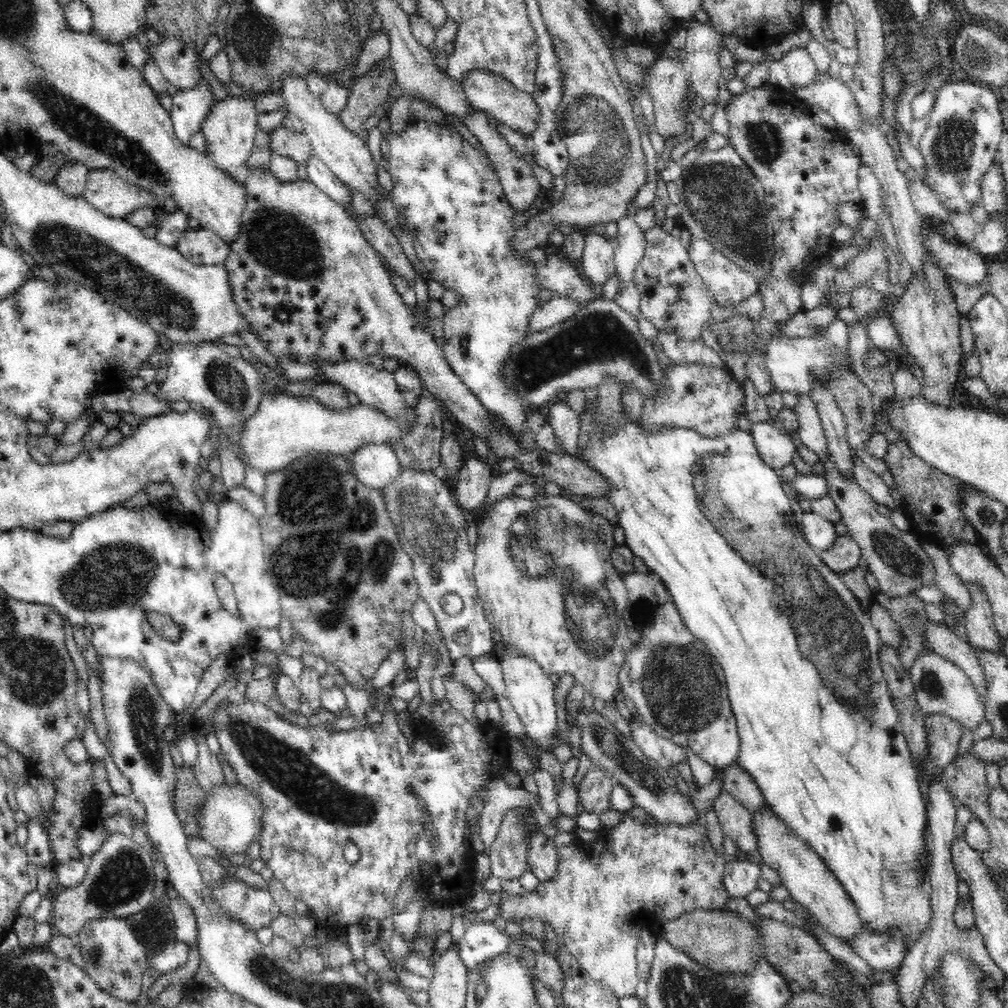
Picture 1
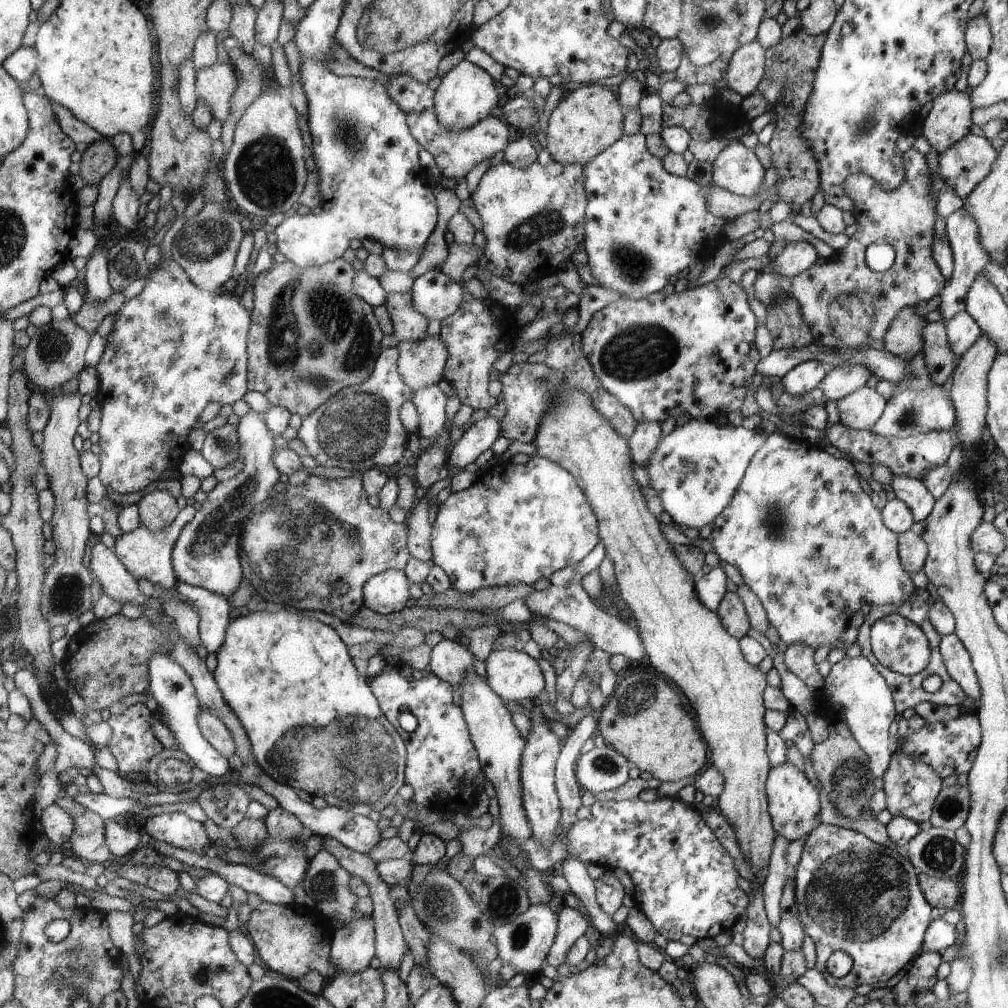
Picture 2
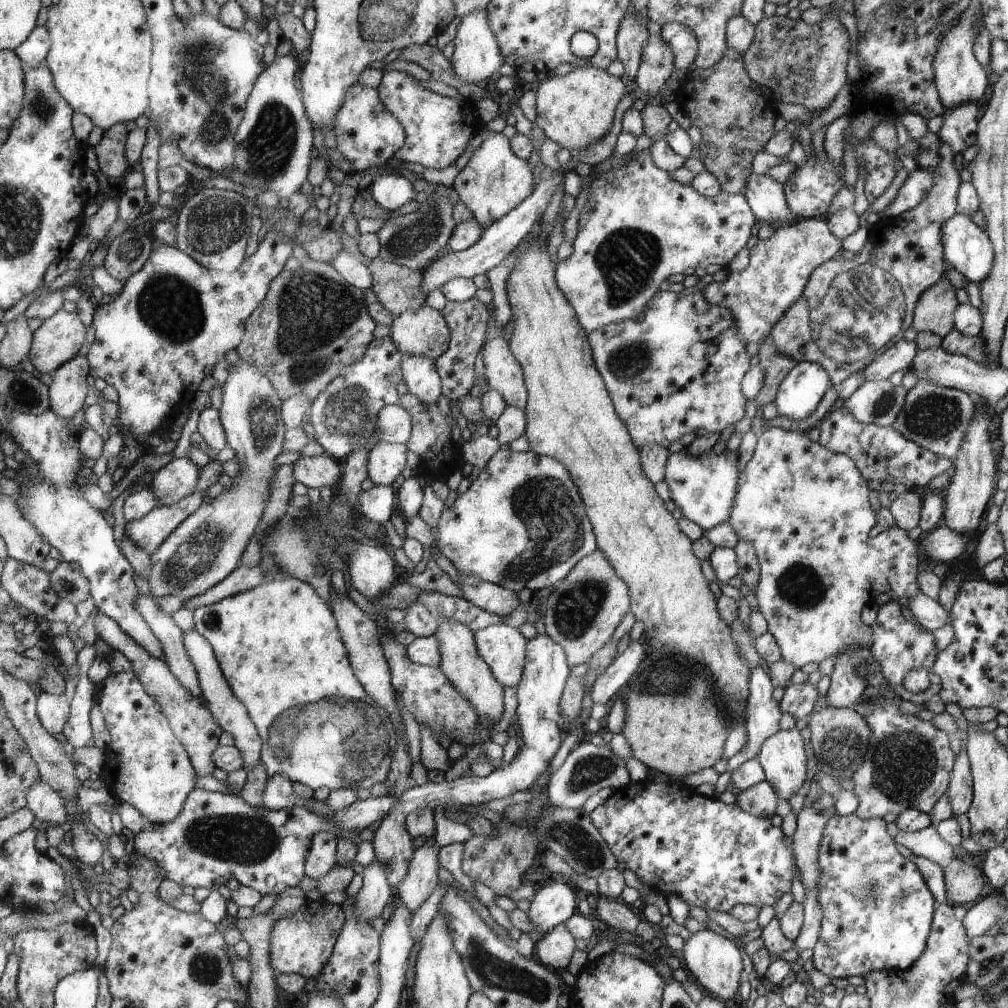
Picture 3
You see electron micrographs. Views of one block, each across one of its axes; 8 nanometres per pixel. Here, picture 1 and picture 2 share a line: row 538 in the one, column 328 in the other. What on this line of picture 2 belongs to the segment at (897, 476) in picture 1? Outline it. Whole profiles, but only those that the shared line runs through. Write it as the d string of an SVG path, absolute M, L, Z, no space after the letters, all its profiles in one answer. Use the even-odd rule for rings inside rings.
M262 902L258 908L252 910L246 928L258 950L258 958L264 962L266 968L296 982L312 971L322 974L325 980L330 980L337 974L336 966L330 960L331 921L315 907L309 908L297 903L276 905Z

